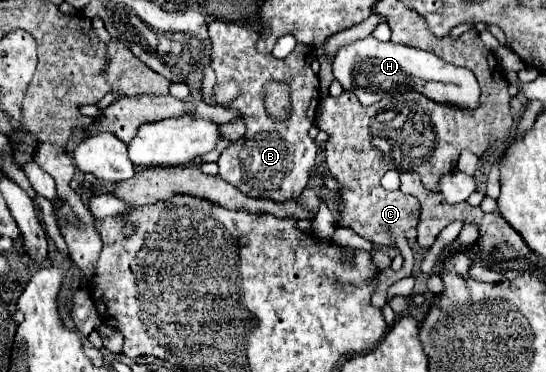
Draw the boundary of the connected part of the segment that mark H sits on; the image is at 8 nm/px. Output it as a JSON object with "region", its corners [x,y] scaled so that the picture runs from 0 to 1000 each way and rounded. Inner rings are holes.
{"region":[[[681,94],[623,126],[608,169],[608,196],[634,245],[645,245],[656,261],[663,282],[681,282],[696,272],[700,250],[714,250],[722,239],[725,245],[758,239],[777,250],[780,261],[791,261],[802,277],[824,277],[824,282],[857,288],[857,293],[872,293],[879,266],[875,218],[861,185],[813,169],[799,148],[769,137],[769,132],[751,132],[744,121],[722,121],[722,116],[700,116],[685,105]]]}

